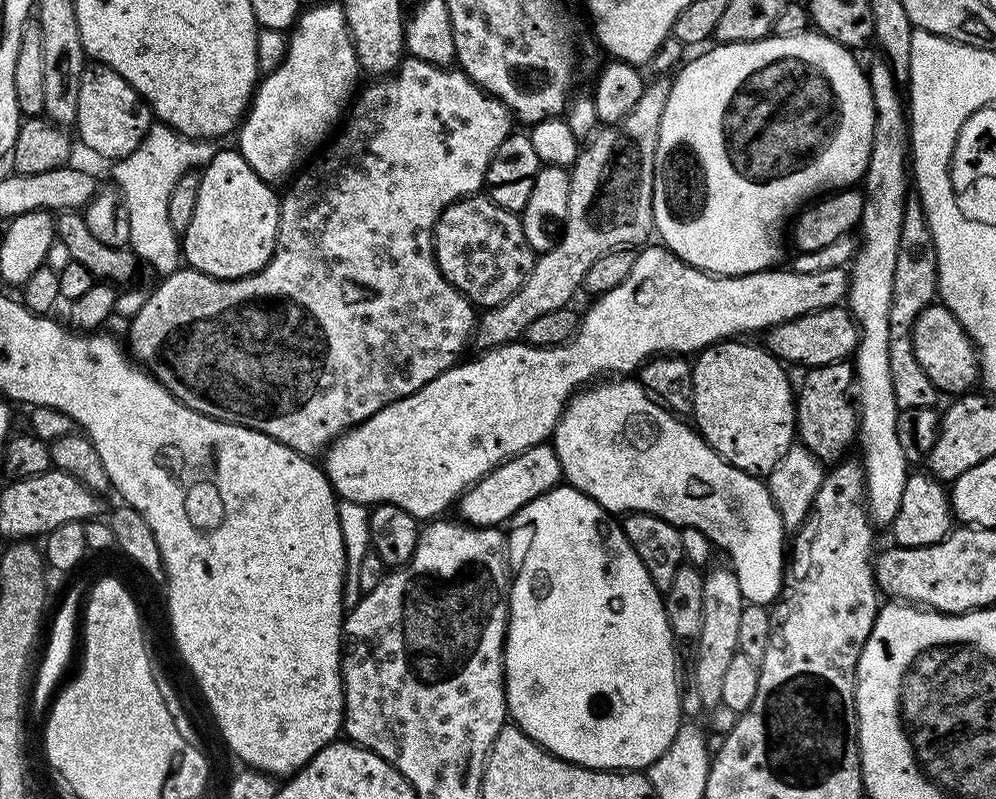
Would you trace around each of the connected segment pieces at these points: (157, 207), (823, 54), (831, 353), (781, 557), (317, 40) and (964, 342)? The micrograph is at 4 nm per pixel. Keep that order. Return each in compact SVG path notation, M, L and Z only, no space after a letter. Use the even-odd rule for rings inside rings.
M156 122L133 152L115 161L115 187L124 200L130 218L128 243L131 251L141 261L146 260L159 274L175 272L182 264L182 244L178 233L170 226L167 212L170 193L174 186L178 186L178 178L190 170L203 169L214 159L218 148L212 144L215 143L204 138L182 136L167 124Z
M807 30L808 32L796 32L793 36L776 36L777 34L769 34L763 40L747 40L741 44L721 44L717 43L716 48L712 48L709 52L704 52L701 56L696 56L692 61L689 59L675 73L676 81L671 81L668 89L668 97L666 98L666 106L662 110L662 118L660 119L660 129L658 130L658 142L656 143L656 153L654 154L654 170L652 171L652 223L654 225L655 235L660 235L663 247L672 252L679 260L683 260L685 264L690 264L694 268L700 269L702 272L715 274L717 276L741 276L747 272L762 272L777 263L776 255L780 252L780 223L799 206L803 200L811 198L815 192L820 192L823 188L832 188L835 184L842 184L838 186L852 186L863 177L864 173L868 170L868 156L872 152L872 135L876 129L876 99L872 97L872 81L869 73L860 69L860 64L855 60L853 49L845 48L836 40L832 40L829 36L822 36L815 30ZM684 144L693 152L694 155L700 159L700 168L696 168L692 172L692 177L689 178L688 184L688 205L684 205ZM704 184L704 204L700 201L700 187ZM668 224L677 224L676 236L672 236L672 232L668 229Z
M847 307L823 308L817 312L808 312L784 324L777 324L771 329L771 351L781 361L789 360L792 364L804 364L805 369L839 364L847 361L855 353L856 343L860 340L860 332L856 327L856 319Z
M612 378L609 380L612 380L609 382L609 384L600 384L597 386L597 388L585 387L583 390L577 391L575 395L573 395L571 399L569 399L565 407L564 413L560 415L560 420L559 422L556 423L556 430L555 432L552 433L550 437L550 443L552 447L555 448L556 450L556 456L560 459L560 471L562 473L563 479L567 481L567 483L571 485L571 487L577 488L578 491L586 493L589 496L589 498L591 498L594 502L598 502L610 514L617 514L616 512L620 512L619 514L624 514L629 512L649 512L650 514L654 514L658 518L662 518L663 520L665 520L666 522L670 522L671 524L677 526L683 526L685 529L688 530L695 530L697 532L702 532L705 538L709 540L709 542L715 545L715 547L717 544L717 546L720 547L721 550L724 551L725 554L728 555L730 559L732 559L732 561L730 561L730 567L732 571L736 573L736 577L738 578L738 586L740 587L740 592L744 595L745 601L747 601L747 603L749 604L767 605L769 603L768 592L773 592L773 594L776 594L781 591L782 573L785 571L786 568L786 540L784 544L784 535L786 535L786 529L783 524L783 520L781 520L780 518L779 510L776 508L776 503L772 499L772 496L768 490L767 483L765 483L765 481L761 479L759 475L753 474L751 472L744 472L741 470L741 468L736 468L733 464L726 463L726 461L724 461L724 459L720 457L719 454L716 453L716 451L714 451L713 448L710 447L710 445L706 441L704 441L704 437L700 435L699 431L697 431L695 427L689 426L689 428L687 428L687 426L684 425L683 422L680 421L679 418L676 417L674 413L672 413L675 411L669 410L667 407L665 407L665 405L653 399L648 389L645 388L644 385L640 383L639 379Z
M339 3L320 4L309 12L308 9L301 11L287 37L287 42L288 53L284 56L284 61L259 81L251 105L238 128L240 155L254 170L254 174L258 174L273 186L279 185L279 180L287 181L297 171L296 163L312 148L319 149L329 139L333 131L332 123L345 115L357 91L356 79L362 76L361 66L356 60L356 47L352 44L352 35L348 33L344 9Z
M933 302L927 304L920 311L914 326L912 327L912 345L914 346L914 358L918 358L918 366L922 366L926 378L941 393L964 394L969 391L972 383L977 383L980 364L976 351L968 331L961 326L958 318L945 308L943 303Z

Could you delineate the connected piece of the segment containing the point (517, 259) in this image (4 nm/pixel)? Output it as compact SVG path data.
M480 194L461 198L445 208L439 220L436 221L434 251L436 265L440 267L440 272L476 306L481 306L480 304L499 306L509 300L524 287L525 280L532 273L534 263L534 253L524 237L521 217L517 213L507 212L505 208L499 208L493 200Z

